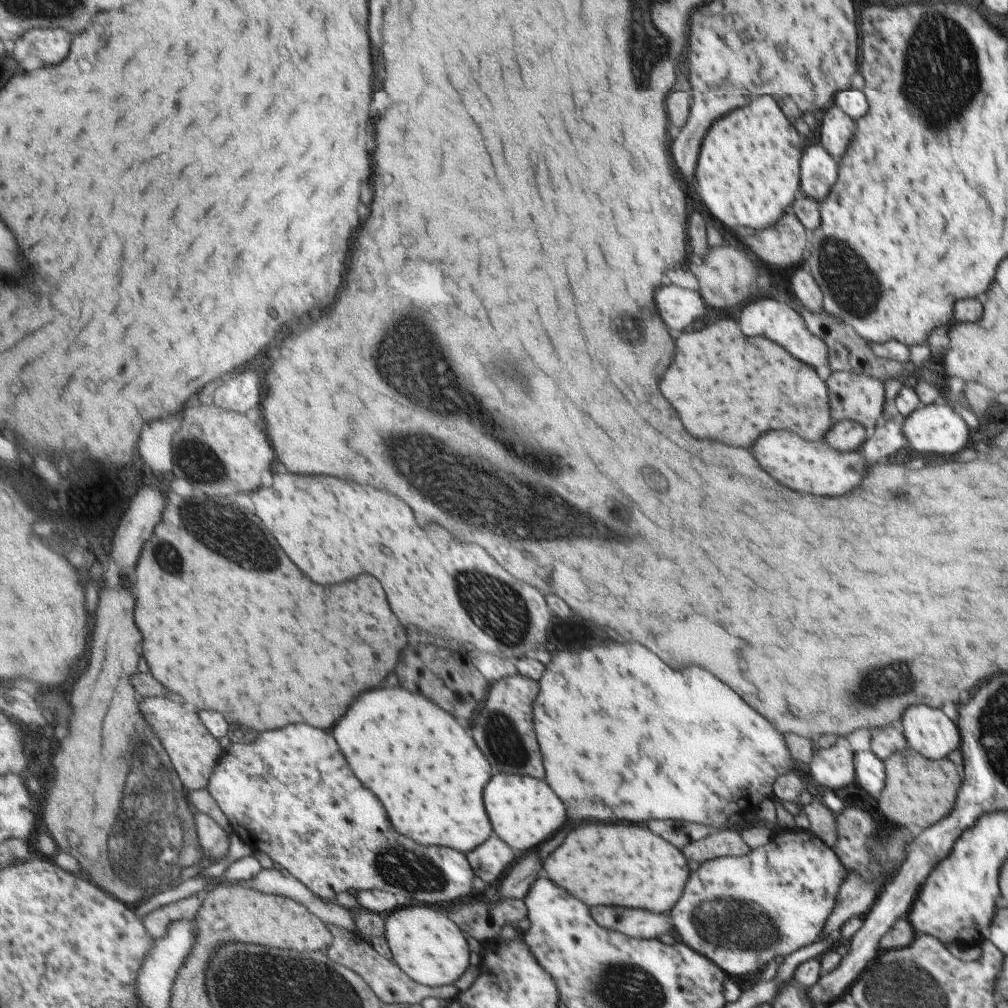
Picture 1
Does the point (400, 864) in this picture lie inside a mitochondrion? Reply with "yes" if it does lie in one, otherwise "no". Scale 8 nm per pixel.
yes

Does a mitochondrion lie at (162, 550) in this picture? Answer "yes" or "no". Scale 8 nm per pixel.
yes

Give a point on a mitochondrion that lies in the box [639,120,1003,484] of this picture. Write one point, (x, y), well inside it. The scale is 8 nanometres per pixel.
(853, 288)

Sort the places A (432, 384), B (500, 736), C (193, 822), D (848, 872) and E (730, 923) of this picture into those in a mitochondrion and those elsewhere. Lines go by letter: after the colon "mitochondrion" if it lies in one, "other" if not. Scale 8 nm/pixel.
A: mitochondrion
B: mitochondrion
C: mitochondrion
D: other
E: mitochondrion

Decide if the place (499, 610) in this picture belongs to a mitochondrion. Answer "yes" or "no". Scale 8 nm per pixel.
yes

